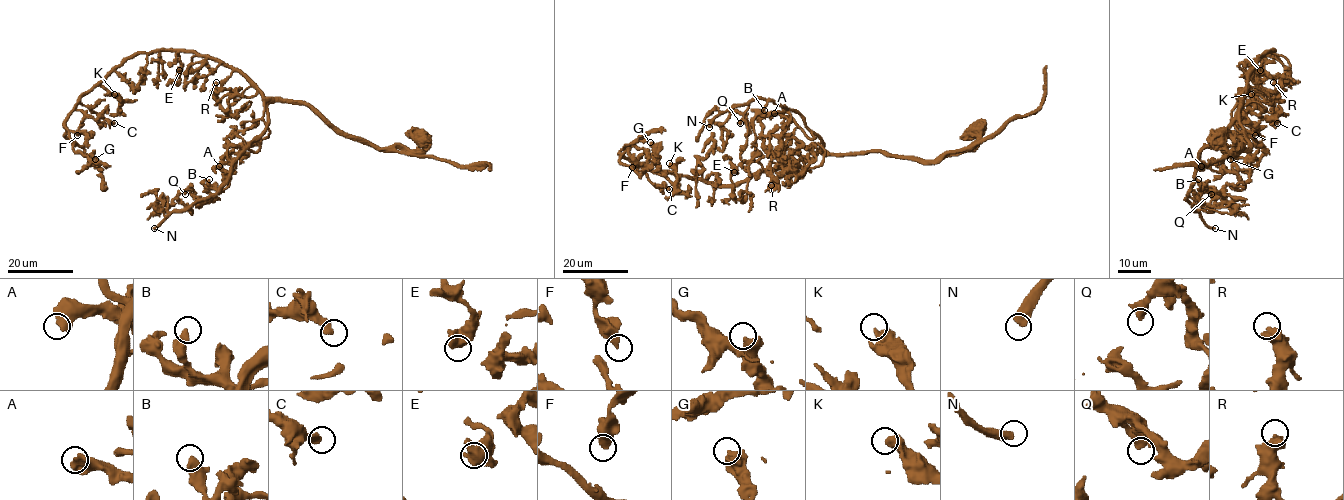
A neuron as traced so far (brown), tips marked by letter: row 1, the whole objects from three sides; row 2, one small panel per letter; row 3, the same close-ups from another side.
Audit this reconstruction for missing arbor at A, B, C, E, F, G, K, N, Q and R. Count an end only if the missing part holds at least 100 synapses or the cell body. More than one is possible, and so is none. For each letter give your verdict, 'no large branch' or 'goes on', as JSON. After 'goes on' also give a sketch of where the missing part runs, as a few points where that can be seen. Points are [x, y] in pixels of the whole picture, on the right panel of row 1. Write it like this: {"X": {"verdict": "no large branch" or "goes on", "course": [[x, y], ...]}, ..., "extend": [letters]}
{"A": {"verdict": "no large branch"}, "B": {"verdict": "no large branch"}, "C": {"verdict": "no large branch"}, "E": {"verdict": "no large branch"}, "F": {"verdict": "no large branch"}, "G": {"verdict": "no large branch"}, "K": {"verdict": "no large branch"}, "N": {"verdict": "goes on", "course": [[1215, 228], [1232, 224], [1222, 224], [1199, 195], [1203, 180]]}, "Q": {"verdict": "no large branch"}, "R": {"verdict": "no large branch"}, "extend": ["N"]}

